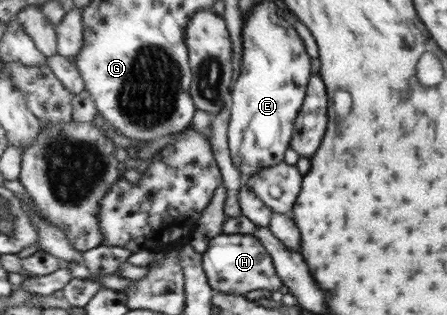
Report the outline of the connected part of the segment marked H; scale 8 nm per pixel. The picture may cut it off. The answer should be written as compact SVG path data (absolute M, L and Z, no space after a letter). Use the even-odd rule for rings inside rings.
M222 234L212 239L210 247L203 253L203 264L210 285L215 291L234 295L246 295L250 291L265 289L266 291L278 291L284 285L282 278L275 268L273 257L265 248L265 245L254 234Z

